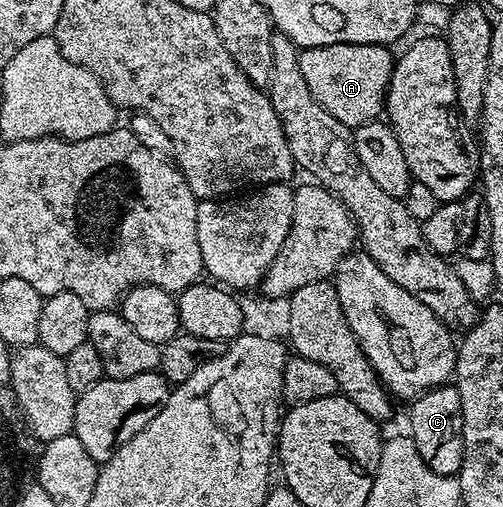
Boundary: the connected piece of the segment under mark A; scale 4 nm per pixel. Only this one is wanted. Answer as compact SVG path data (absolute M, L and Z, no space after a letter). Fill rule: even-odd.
M336 43L324 47L302 49L298 55L300 71L304 75L316 103L340 119L340 123L357 127L383 116L388 83L396 60L395 54L385 45L357 45L356 43Z

